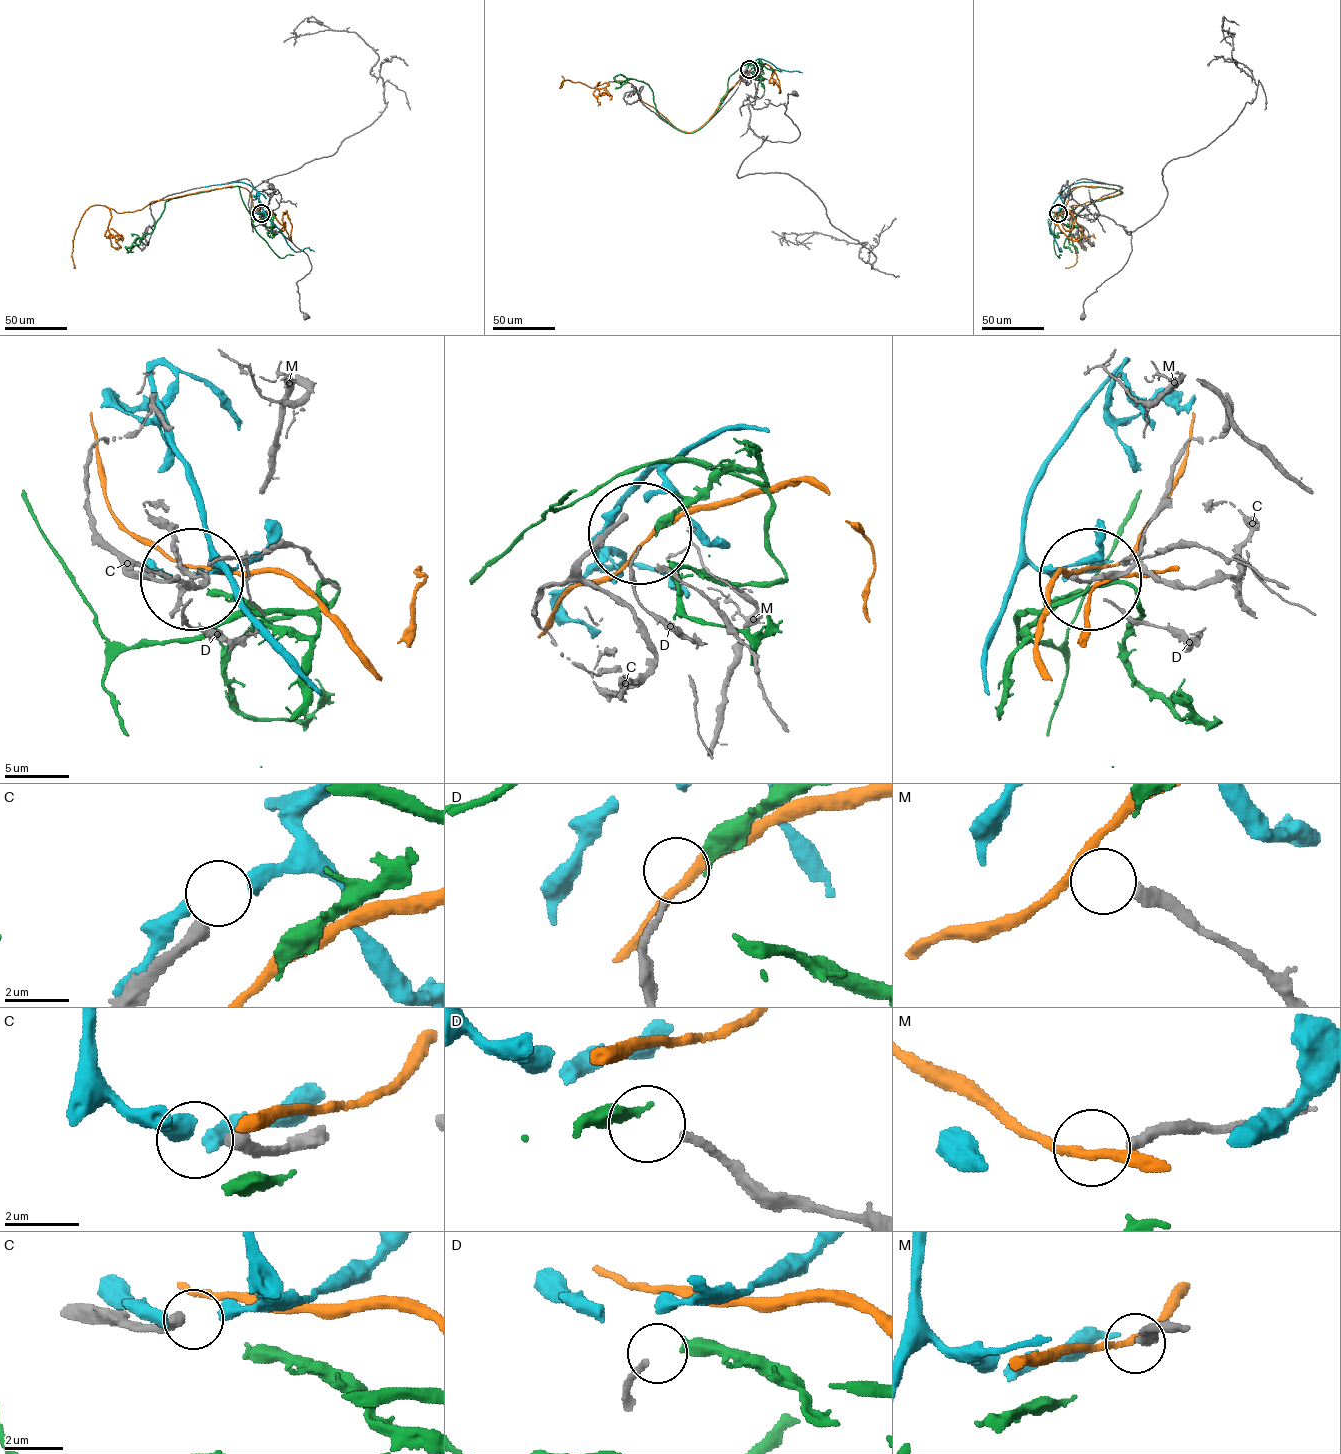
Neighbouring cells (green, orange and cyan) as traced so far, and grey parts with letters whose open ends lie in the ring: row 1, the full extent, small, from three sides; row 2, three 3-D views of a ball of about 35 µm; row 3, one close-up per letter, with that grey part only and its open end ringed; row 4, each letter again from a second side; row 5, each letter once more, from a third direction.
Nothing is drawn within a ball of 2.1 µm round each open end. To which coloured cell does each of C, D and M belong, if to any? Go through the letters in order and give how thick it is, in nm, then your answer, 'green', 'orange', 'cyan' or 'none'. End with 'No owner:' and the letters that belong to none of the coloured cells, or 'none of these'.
C: 440 nm | none
D: 190 nm | green
M: 400 nm | none
No owner: C, M

